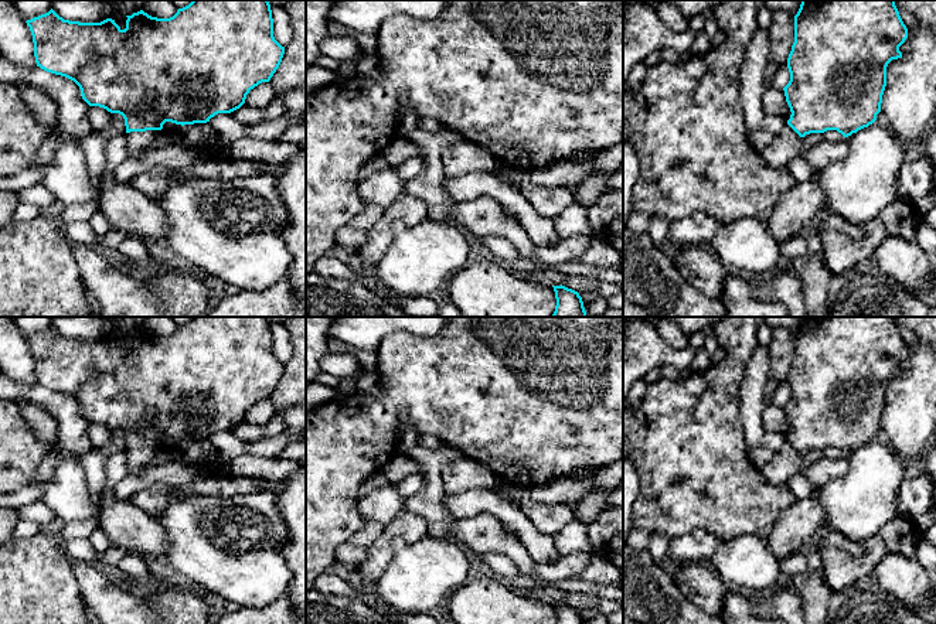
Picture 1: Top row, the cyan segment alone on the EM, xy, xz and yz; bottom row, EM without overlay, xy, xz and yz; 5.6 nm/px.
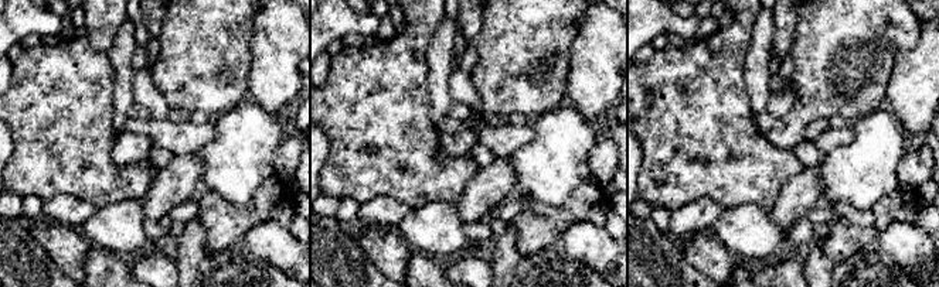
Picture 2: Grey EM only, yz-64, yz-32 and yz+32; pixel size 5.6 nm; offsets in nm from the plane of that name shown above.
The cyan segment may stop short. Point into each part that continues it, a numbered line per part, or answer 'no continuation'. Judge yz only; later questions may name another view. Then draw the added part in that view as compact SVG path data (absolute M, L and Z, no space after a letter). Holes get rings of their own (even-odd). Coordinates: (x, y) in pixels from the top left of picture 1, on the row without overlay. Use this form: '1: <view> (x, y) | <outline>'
1: yz (783, 464) | M786 441L782 449L770 456L763 467L758 467L759 474L767 484L784 485L794 474L801 463L801 454Z

